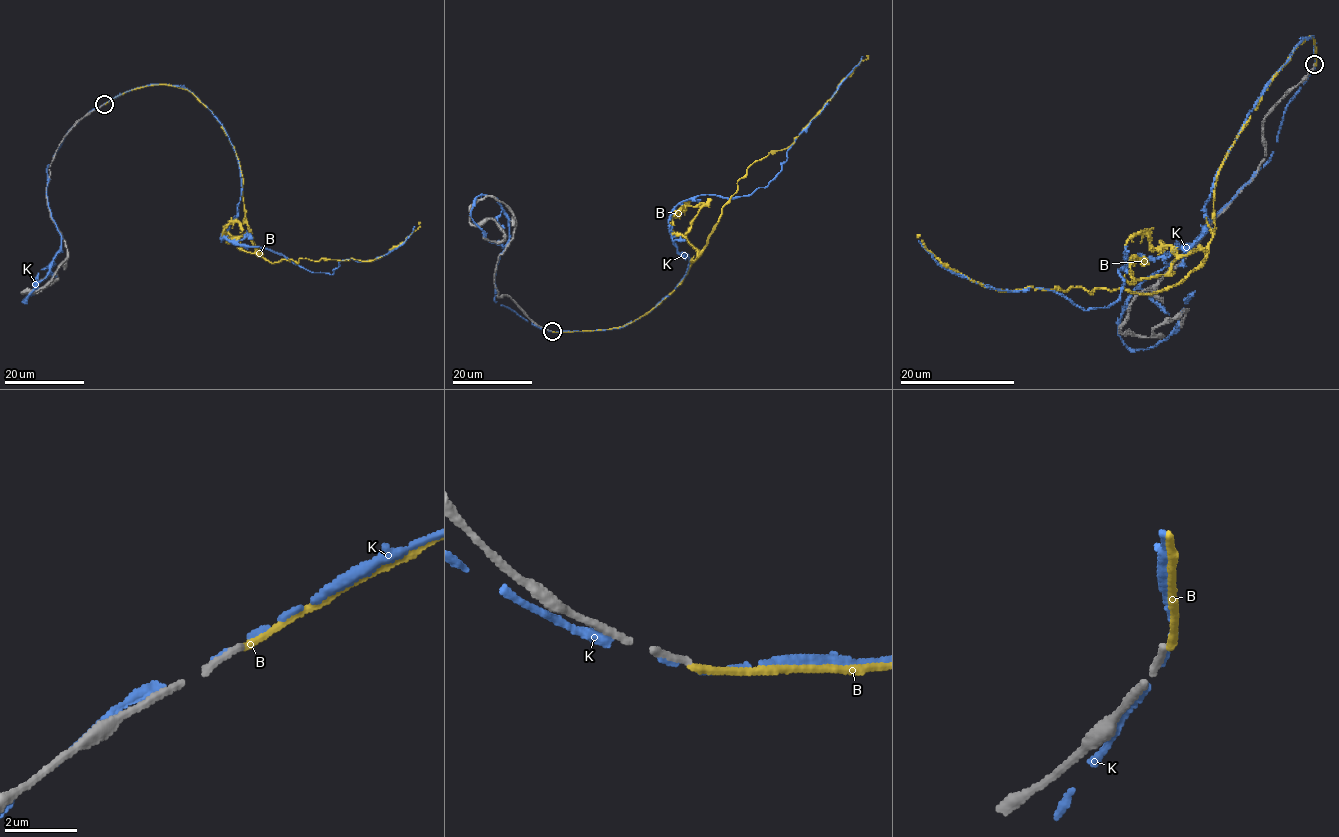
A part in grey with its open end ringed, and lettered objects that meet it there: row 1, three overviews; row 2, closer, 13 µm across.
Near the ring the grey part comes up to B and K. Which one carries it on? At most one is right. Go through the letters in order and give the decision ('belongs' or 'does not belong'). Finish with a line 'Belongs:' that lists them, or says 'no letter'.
B: does not belong
K: does not belong
Belongs: no letter

